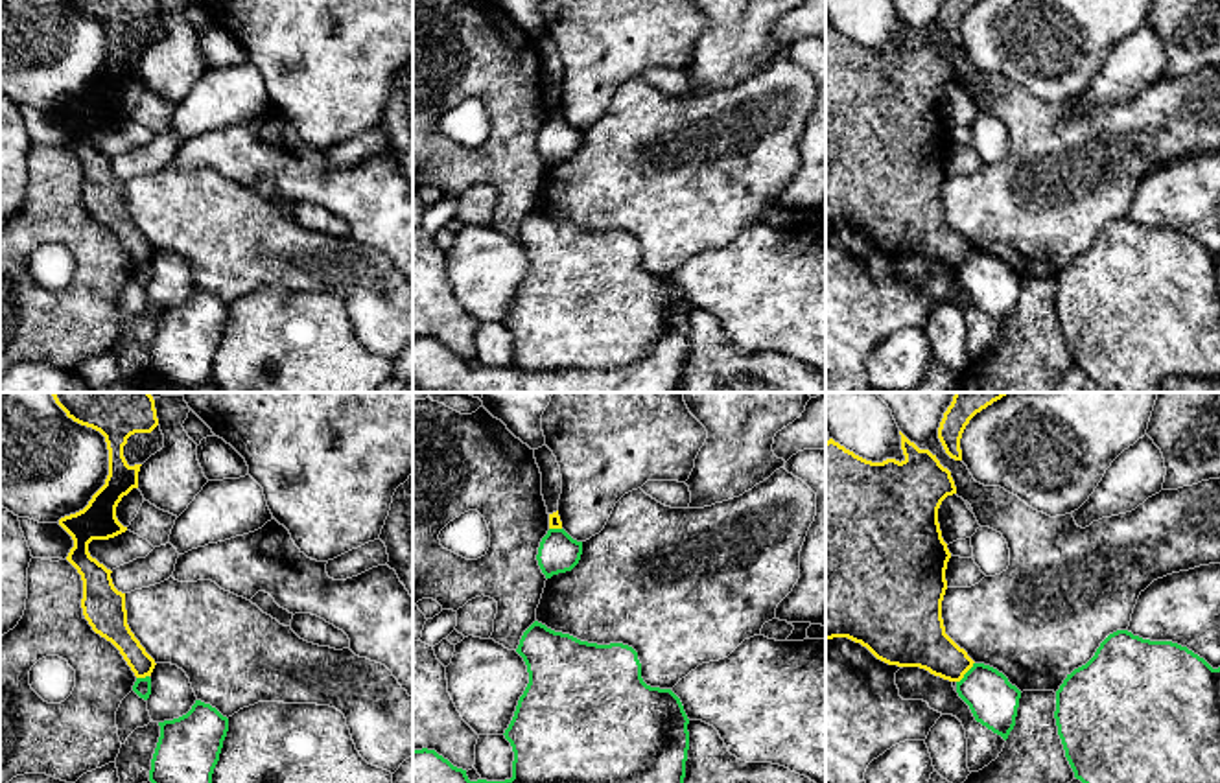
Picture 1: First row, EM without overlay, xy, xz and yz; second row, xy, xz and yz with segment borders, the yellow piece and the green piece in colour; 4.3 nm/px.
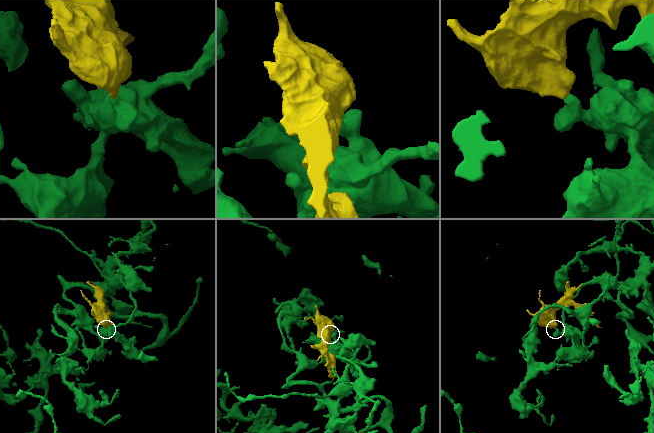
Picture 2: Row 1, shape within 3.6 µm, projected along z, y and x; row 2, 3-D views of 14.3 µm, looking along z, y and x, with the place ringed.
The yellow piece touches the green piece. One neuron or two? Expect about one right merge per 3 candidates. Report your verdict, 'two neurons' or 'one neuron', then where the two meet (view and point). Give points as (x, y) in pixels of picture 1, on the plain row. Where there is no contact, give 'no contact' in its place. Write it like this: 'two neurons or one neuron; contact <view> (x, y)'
two neurons; contact yz (966, 258)

